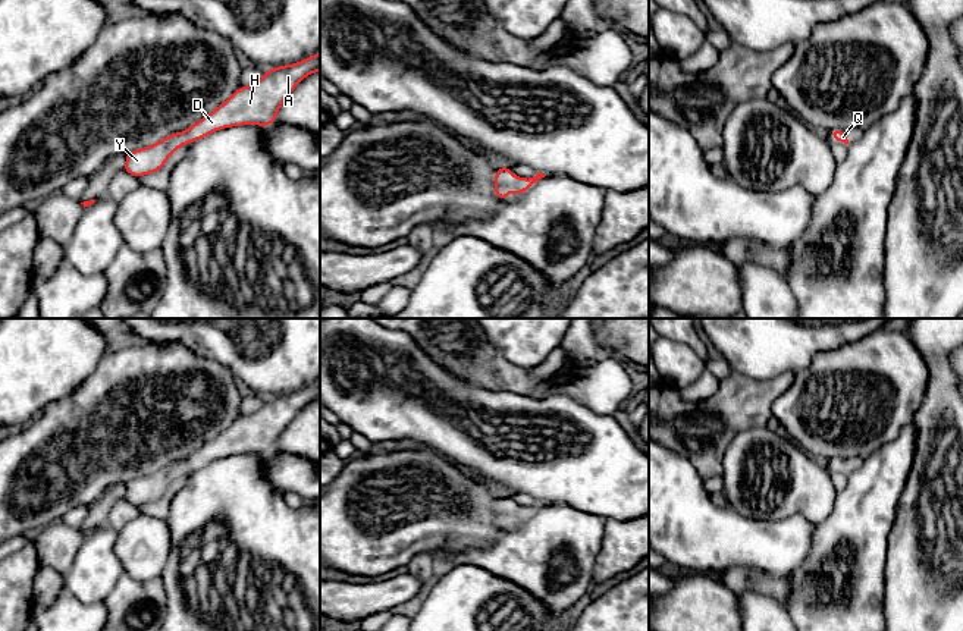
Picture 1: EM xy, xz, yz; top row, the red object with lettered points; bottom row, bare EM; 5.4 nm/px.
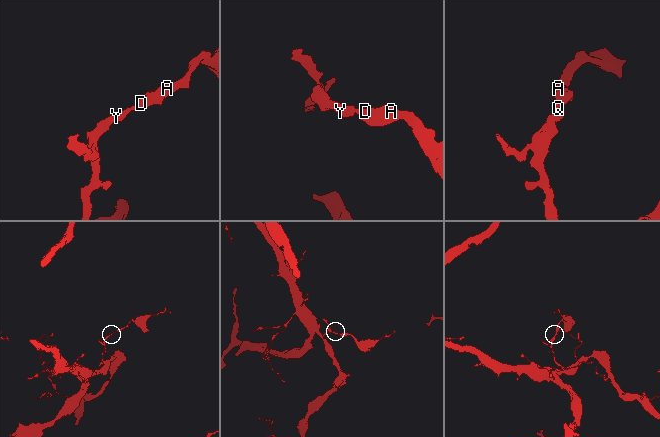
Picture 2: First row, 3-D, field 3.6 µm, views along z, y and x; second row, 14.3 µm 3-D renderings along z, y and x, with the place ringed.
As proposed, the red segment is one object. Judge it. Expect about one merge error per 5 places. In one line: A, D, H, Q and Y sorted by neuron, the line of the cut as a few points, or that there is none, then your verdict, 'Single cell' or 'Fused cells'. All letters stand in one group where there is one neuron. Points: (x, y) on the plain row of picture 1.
Groups: A D H Q Y. No split. Single cell

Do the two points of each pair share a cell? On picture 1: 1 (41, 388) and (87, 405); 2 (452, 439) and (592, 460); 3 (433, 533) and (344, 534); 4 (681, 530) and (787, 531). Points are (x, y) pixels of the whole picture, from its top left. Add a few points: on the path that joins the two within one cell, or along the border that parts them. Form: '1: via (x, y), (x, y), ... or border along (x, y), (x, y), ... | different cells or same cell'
1: border along (90, 374), (69, 394), (52, 401), (35, 417) | different cells
2: via (488, 458), (530, 468), (557, 464) | same cell
3: via (411, 533), (383, 534), (379, 539), (366, 534) | same cell
4: via (708, 533), (761, 533) | same cell

